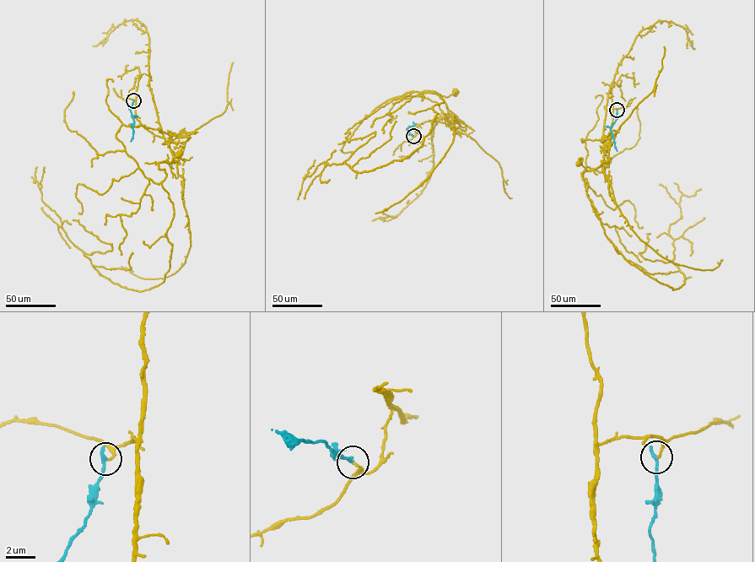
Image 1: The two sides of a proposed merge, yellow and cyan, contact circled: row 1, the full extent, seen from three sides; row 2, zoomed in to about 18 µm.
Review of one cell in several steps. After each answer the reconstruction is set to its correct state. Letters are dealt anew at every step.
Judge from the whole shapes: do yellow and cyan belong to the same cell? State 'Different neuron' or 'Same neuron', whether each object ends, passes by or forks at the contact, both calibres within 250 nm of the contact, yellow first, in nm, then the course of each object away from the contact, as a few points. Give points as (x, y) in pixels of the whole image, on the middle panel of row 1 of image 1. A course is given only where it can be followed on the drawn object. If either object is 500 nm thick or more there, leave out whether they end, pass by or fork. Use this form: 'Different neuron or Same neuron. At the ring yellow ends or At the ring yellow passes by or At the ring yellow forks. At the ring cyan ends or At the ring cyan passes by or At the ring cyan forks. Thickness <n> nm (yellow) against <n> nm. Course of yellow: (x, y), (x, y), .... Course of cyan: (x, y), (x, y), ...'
Different neuron. At the ring yellow ends. At the ring cyan ends. Thickness 140 nm (yellow) against 280 nm. Course of yellow: (412, 136), (418, 124), (447, 116), (446, 105), (439, 95), (448, 97), (454, 91). Course of cyan: (412, 136), (409, 134), (412, 126), (406, 128)

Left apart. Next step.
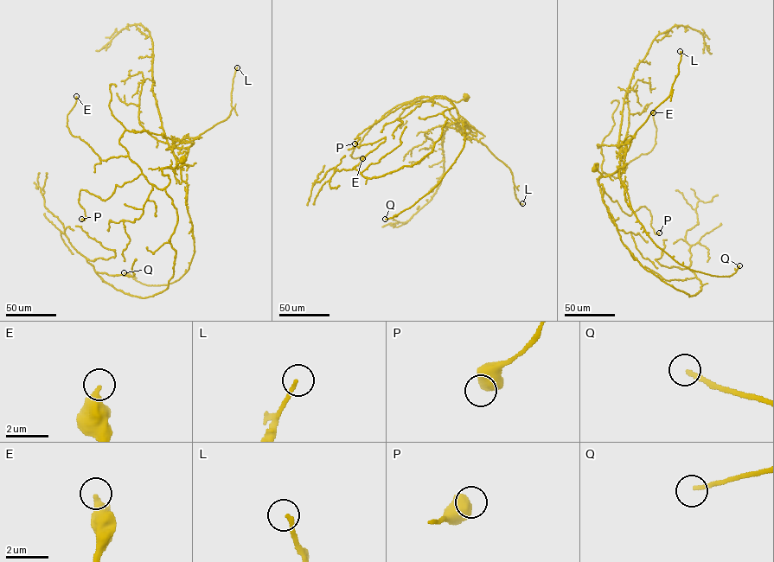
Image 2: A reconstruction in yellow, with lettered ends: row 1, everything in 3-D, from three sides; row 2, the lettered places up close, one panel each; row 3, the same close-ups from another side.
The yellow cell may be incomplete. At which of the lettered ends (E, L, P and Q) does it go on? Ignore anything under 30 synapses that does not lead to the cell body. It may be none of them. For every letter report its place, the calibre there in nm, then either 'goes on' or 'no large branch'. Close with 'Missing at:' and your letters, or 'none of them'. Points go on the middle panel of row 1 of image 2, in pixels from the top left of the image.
E: at (362, 158); 380 nm thick; no large branch
L: at (522, 203); 170 nm thick; no large branch
P: at (355, 143); 600 nm thick; no large branch
Q: at (385, 219); 190 nm thick; no large branch
Missing at: none of them

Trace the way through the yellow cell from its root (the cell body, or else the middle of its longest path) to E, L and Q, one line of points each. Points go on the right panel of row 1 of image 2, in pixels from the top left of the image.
E: (594, 169), (602, 175), (603, 200), (602, 172), (618, 178), (655, 144), (653, 112)
L: (594, 169), (597, 167), (601, 177), (619, 169), (627, 143), (669, 95), (680, 51)
Q: (594, 169), (601, 177), (619, 170), (645, 233), (679, 263), (720, 277), (739, 265)

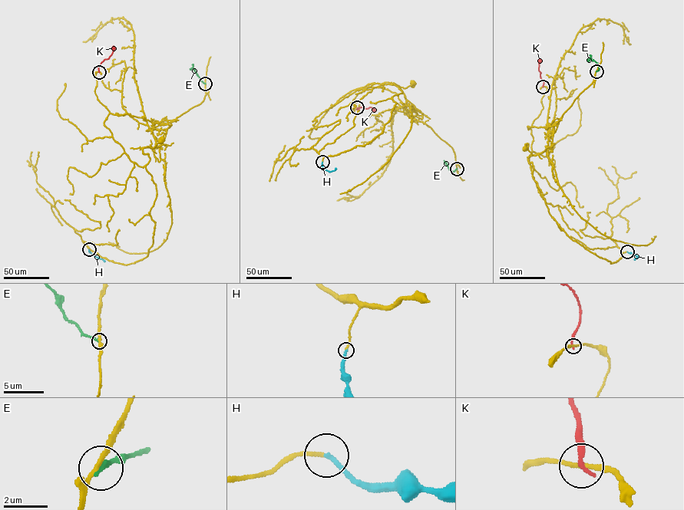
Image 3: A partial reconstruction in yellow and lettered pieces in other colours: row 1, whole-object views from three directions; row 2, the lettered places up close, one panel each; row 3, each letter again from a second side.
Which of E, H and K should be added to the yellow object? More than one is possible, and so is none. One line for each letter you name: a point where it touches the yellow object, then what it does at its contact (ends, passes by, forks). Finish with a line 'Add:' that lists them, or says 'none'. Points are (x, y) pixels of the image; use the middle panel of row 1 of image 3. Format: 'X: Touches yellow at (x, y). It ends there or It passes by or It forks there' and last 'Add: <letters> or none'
H: Touches yellow at (322, 162). It ends there
Add: H

